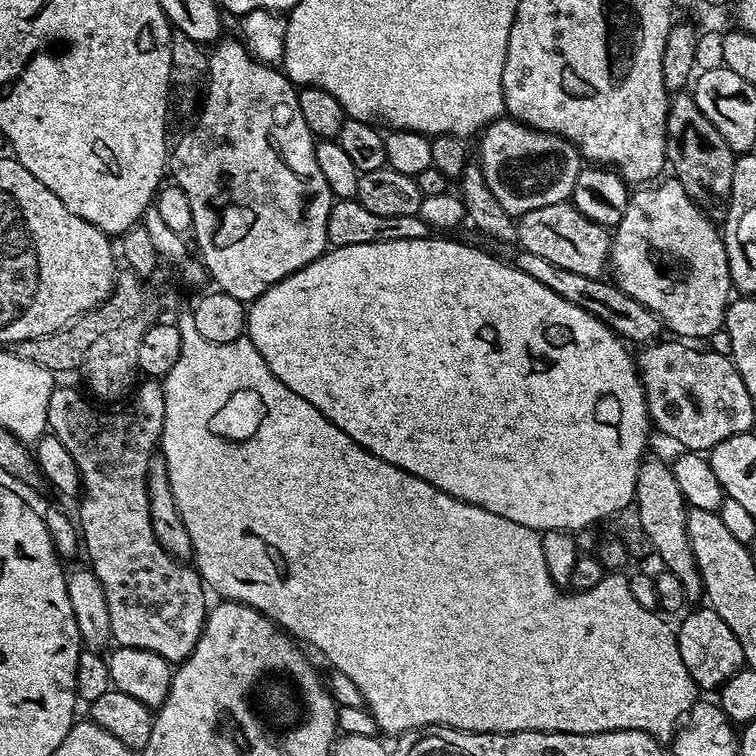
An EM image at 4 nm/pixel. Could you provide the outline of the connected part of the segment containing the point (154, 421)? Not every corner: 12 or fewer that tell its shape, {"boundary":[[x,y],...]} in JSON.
{"boundary":[[159,379],[132,404],[53,387],[113,641],[179,666],[209,605],[154,538]]}

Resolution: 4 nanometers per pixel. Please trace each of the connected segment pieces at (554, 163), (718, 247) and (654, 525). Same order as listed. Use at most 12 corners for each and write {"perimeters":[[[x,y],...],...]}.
{"perimeters":[[[501,118],[478,163],[513,218],[565,203],[582,167],[569,140]],[[675,178],[637,187],[612,283],[673,337],[723,329],[721,229]],[[641,460],[634,503],[665,571],[699,603],[704,583],[671,467]]]}

